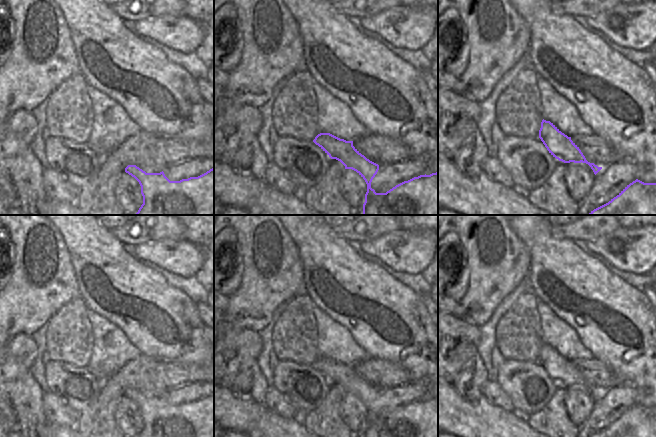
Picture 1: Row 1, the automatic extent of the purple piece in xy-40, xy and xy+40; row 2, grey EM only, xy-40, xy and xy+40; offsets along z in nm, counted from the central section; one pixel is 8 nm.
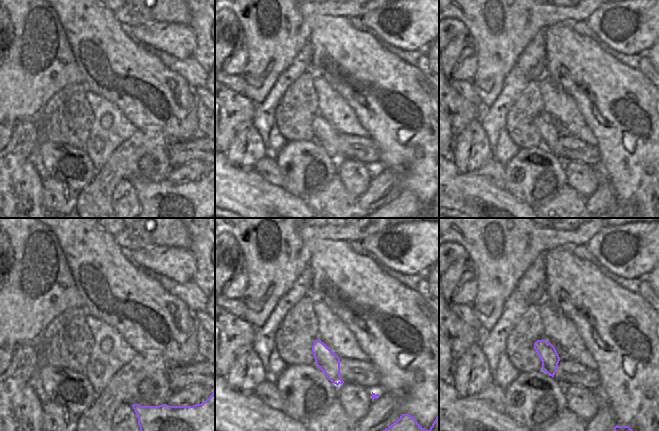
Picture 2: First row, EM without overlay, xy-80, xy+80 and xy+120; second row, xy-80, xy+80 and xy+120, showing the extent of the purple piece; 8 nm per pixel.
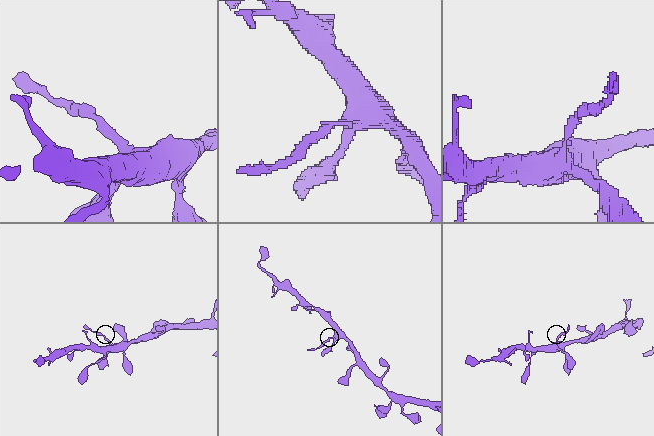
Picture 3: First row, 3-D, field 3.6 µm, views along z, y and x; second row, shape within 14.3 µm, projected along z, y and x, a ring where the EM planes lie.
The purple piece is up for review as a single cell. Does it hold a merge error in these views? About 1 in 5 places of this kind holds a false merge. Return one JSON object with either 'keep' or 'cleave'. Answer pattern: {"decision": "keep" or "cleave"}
{"decision": "cleave"}

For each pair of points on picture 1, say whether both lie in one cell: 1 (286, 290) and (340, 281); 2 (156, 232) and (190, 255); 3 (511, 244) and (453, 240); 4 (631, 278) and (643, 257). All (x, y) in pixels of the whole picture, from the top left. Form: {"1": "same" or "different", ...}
{"1": "different", "2": "different", "3": "different", "4": "different"}

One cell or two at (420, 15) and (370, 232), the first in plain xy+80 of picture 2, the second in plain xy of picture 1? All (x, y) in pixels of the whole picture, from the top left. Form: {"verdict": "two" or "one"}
{"verdict": "two"}

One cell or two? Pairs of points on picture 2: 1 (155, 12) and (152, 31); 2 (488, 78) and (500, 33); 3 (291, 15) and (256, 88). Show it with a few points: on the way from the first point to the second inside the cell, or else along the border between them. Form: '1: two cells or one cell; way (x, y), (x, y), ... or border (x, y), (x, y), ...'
1: two cells; border (177, 23), (141, 23), (132, 28)
2: one cell; way (493, 67), (497, 55), (497, 44)
3: one cell; way (277, 33), (273, 37), (271, 51), (262, 70)

